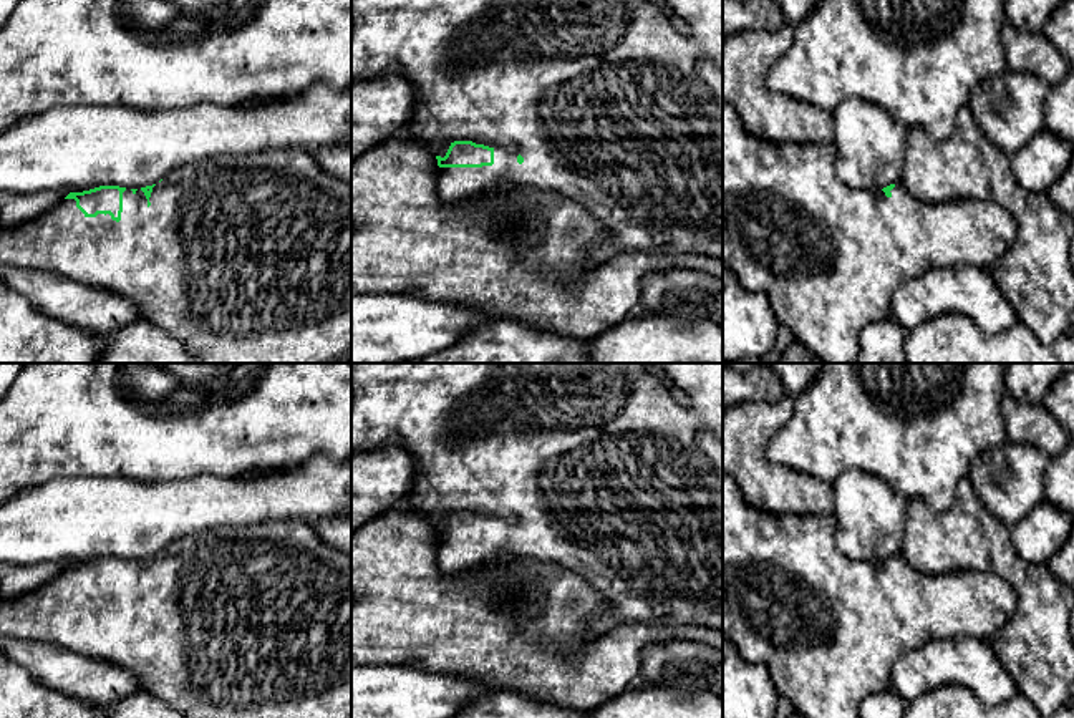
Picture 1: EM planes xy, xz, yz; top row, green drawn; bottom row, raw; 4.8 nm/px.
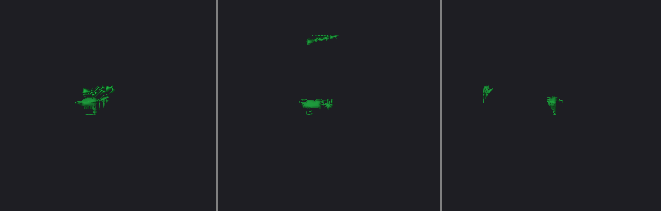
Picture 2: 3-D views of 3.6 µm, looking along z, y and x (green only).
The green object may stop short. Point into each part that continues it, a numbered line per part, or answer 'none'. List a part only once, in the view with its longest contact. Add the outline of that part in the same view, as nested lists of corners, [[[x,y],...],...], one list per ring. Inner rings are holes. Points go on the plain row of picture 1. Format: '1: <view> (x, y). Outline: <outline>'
1: xz (597, 463). Outline: [[[351,363],[351,453],[385,446],[406,449],[414,459],[414,484],[403,502],[434,527],[444,529],[454,512],[494,521],[494,536],[439,539],[438,569],[452,579],[481,565],[510,559],[557,564],[595,587],[605,609],[593,614],[585,635],[598,638],[623,622],[701,625],[723,630],[723,483],[694,434],[711,431],[723,443],[723,363]]]

